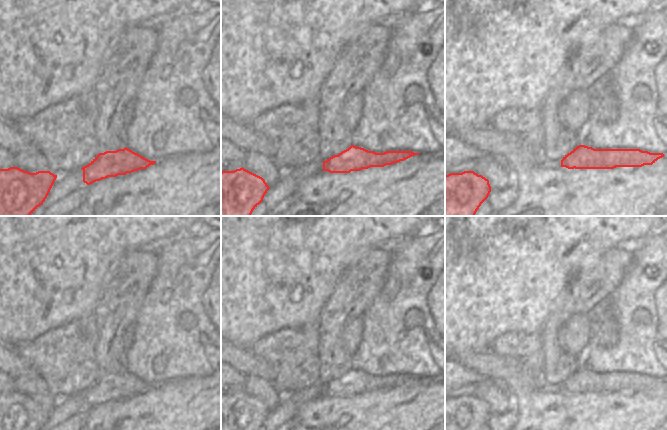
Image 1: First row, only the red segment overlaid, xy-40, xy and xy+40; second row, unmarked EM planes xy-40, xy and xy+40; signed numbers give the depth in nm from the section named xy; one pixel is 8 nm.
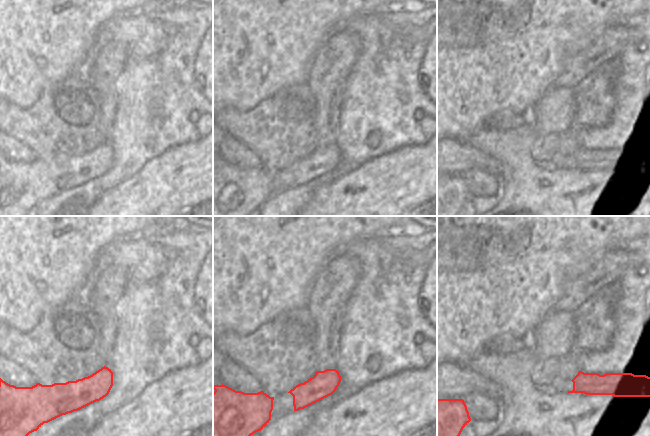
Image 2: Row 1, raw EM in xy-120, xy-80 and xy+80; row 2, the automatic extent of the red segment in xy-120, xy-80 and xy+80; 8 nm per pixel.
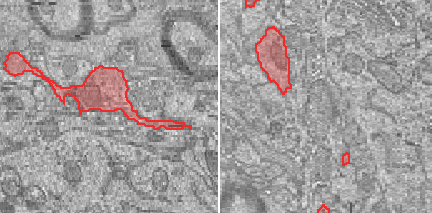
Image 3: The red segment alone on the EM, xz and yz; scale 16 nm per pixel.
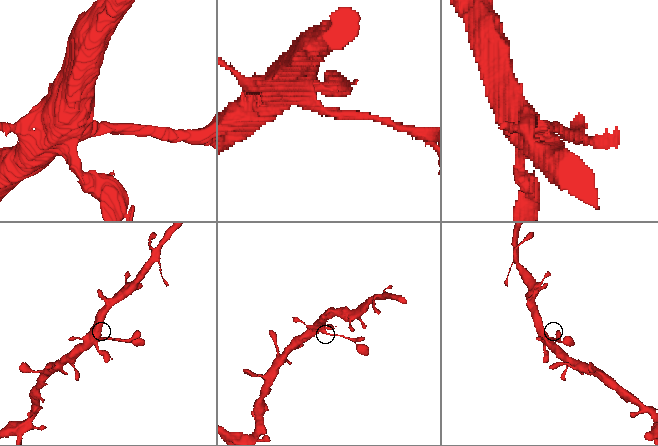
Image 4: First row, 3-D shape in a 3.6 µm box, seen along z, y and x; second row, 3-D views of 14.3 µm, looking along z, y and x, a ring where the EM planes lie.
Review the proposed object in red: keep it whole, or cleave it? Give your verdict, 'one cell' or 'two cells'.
two cells

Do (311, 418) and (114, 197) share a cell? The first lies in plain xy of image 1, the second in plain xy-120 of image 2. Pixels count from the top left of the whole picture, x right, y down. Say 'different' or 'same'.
same

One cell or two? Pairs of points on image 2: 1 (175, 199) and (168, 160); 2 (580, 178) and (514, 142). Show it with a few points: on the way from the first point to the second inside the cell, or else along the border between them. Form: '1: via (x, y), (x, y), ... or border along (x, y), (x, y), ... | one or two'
1: via (173, 189), (173, 170) | one
2: via (561, 178), (539, 177), (523, 161) | one

